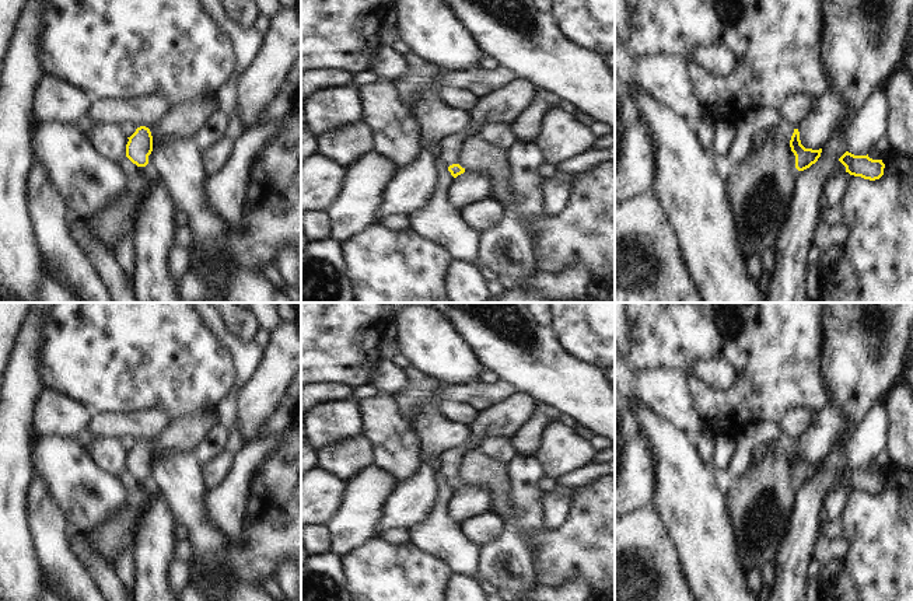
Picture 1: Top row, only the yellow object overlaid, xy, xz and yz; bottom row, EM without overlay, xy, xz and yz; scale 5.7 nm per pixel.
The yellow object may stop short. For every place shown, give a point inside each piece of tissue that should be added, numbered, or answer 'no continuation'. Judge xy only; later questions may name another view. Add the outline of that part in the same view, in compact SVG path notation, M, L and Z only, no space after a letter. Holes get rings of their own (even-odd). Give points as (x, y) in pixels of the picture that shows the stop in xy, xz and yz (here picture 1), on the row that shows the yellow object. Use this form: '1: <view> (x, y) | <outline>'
no continuation

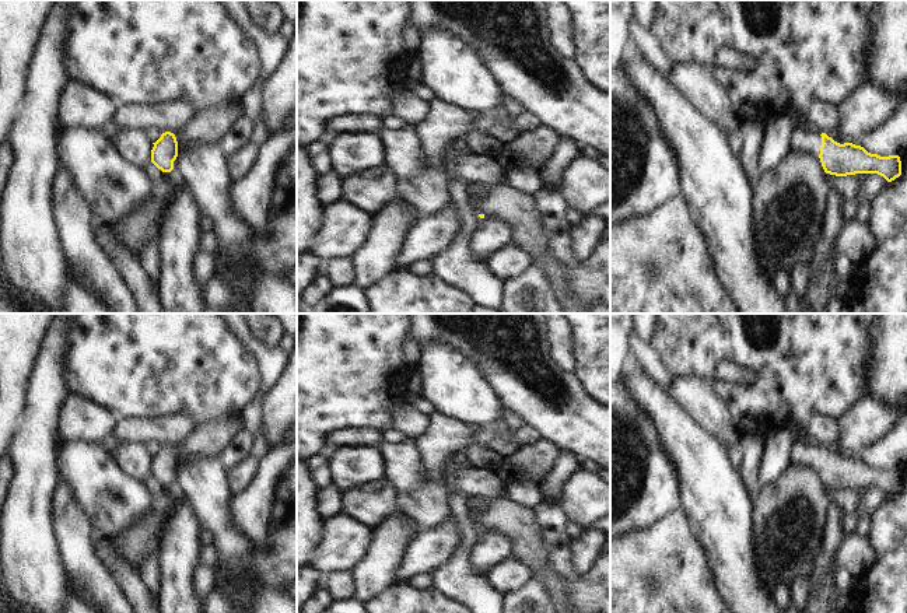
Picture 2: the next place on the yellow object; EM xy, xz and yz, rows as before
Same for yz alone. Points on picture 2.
1: yz (806, 142) | M795 129L791 136L792 151L802 151L806 154L820 154L822 136L819 132L806 132L803 129Z

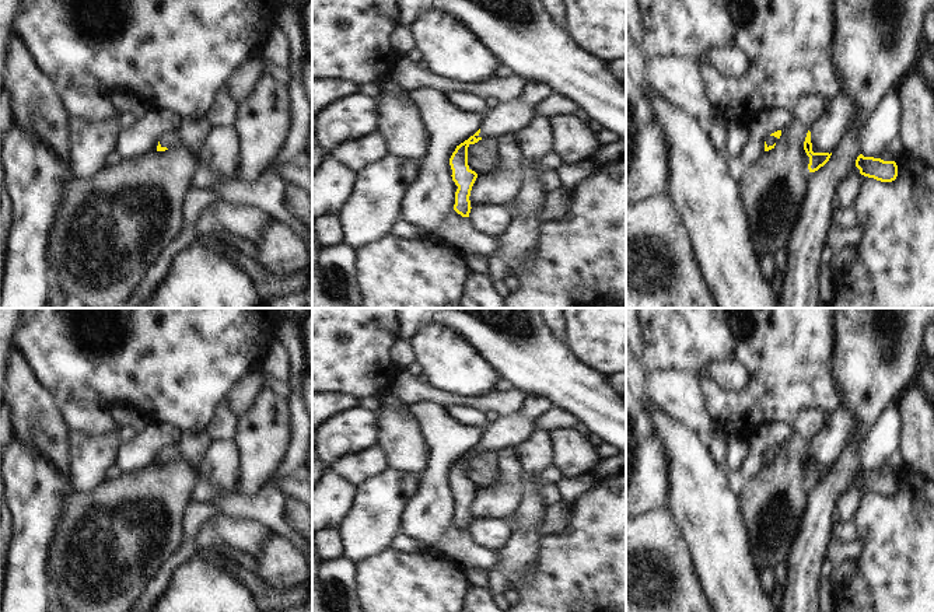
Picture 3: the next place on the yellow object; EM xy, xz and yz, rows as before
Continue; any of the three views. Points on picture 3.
1: xz (510, 118) | M529 83L524 95L513 102L499 104L489 111L478 137L490 139L520 134L528 123L539 116L538 106L555 95L546 84Z

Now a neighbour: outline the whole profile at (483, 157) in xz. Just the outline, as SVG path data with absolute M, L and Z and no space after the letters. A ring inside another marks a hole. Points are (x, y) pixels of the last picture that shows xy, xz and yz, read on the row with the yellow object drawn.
M482 139L468 147L469 169L478 175L494 174L501 168L503 157L500 151L500 139Z

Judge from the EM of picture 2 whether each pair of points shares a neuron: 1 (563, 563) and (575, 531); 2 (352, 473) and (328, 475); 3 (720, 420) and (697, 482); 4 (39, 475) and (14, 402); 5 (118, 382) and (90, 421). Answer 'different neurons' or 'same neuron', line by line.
1: different neurons
2: different neurons
3: different neurons
4: different neurons
5: different neurons

